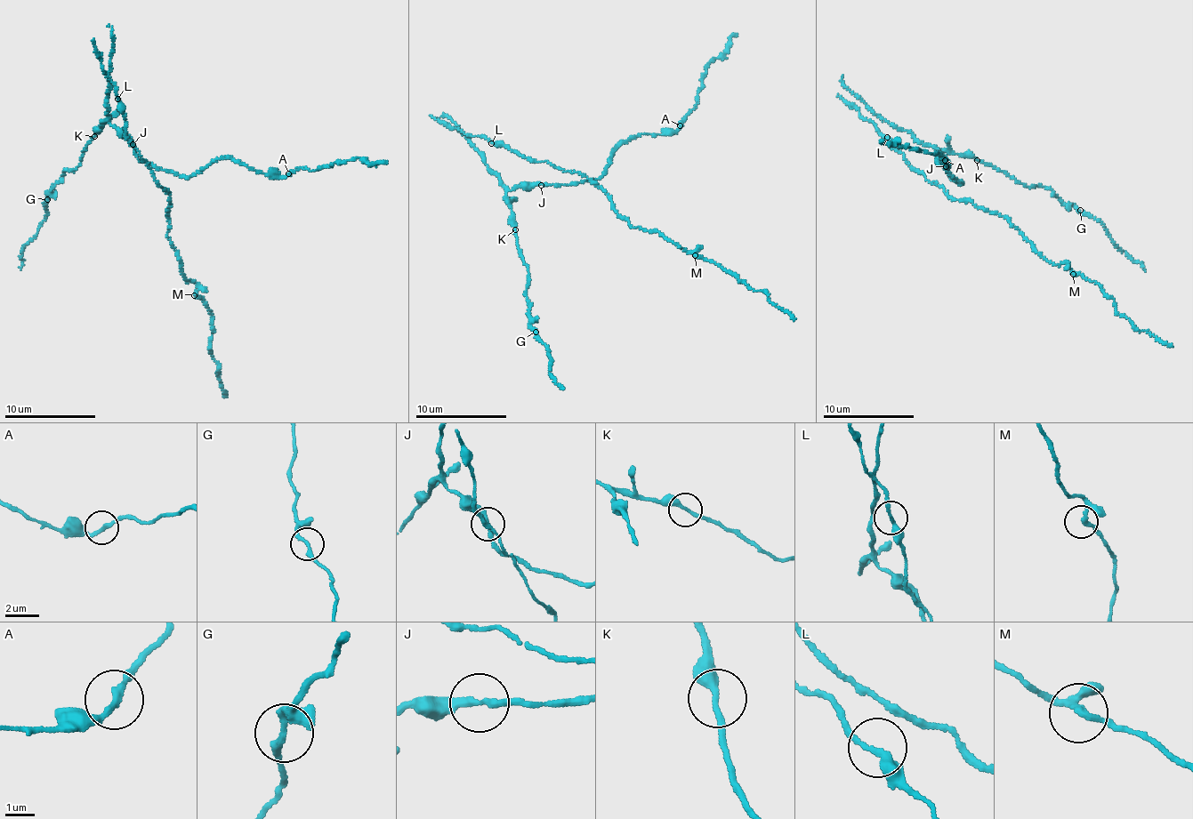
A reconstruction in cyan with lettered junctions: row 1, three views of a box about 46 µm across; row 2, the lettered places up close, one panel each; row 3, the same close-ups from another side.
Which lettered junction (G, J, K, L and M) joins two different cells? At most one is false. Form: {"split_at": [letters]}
{"split_at": []}

